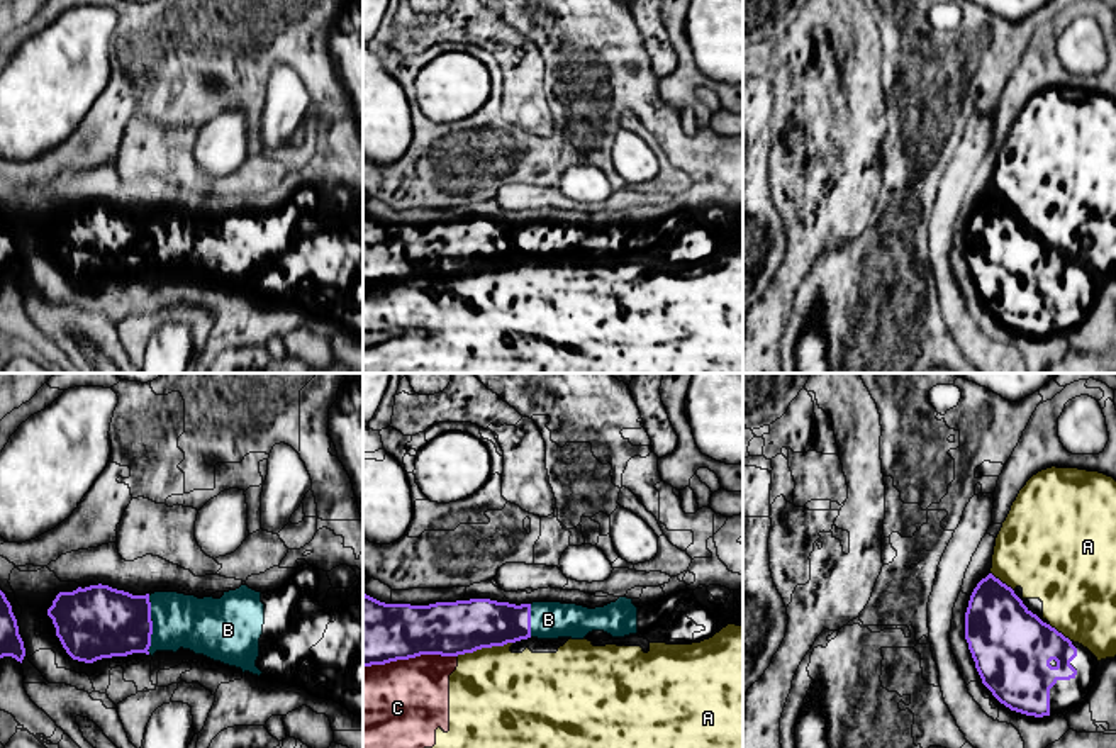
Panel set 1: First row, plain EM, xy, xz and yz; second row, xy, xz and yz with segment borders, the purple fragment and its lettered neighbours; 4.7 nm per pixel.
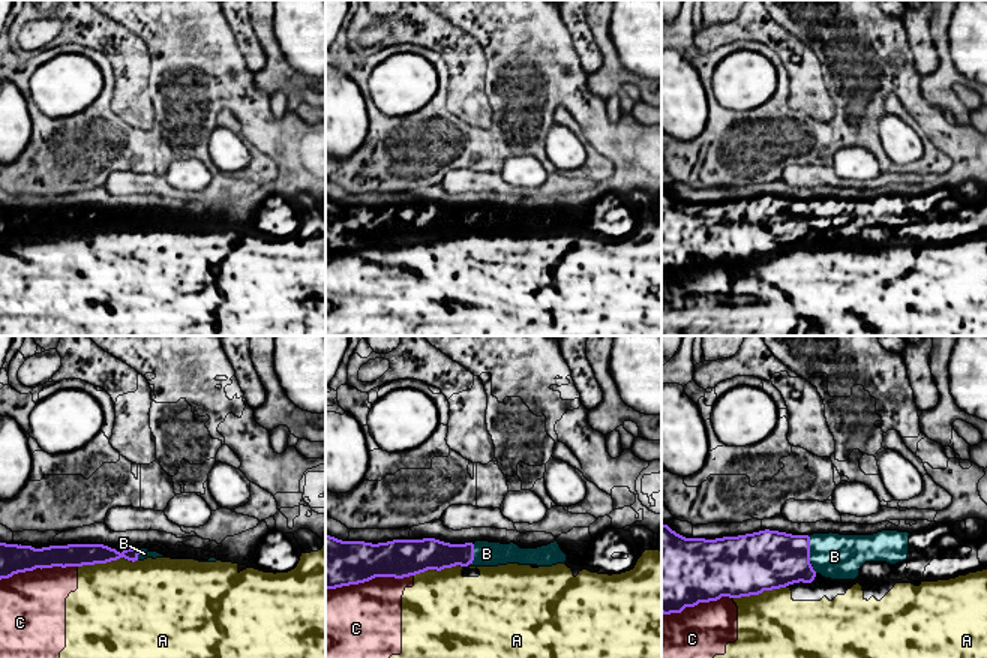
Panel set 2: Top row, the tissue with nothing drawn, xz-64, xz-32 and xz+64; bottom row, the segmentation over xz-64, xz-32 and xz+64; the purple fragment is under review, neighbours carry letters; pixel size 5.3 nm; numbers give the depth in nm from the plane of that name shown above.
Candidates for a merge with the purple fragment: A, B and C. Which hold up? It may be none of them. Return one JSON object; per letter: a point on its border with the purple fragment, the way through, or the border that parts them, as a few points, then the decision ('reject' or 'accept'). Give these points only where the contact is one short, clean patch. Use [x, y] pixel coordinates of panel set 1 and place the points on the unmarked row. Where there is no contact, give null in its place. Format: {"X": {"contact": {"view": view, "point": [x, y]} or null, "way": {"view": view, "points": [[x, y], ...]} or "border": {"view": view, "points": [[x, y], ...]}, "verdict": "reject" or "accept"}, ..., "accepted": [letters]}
{"A": {"contact": {"view": "xz", "point": [484, 267]}, "verdict": "reject"}, "B": {"contact": {"view": "xy", "point": [151, 245]}, "verdict": "accept"}, "C": {"contact": {"view": "xz", "point": [409, 277]}, "verdict": "reject"}, "accepted": ["B"]}

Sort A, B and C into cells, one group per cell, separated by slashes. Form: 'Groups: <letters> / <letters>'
Groups: A C / B

